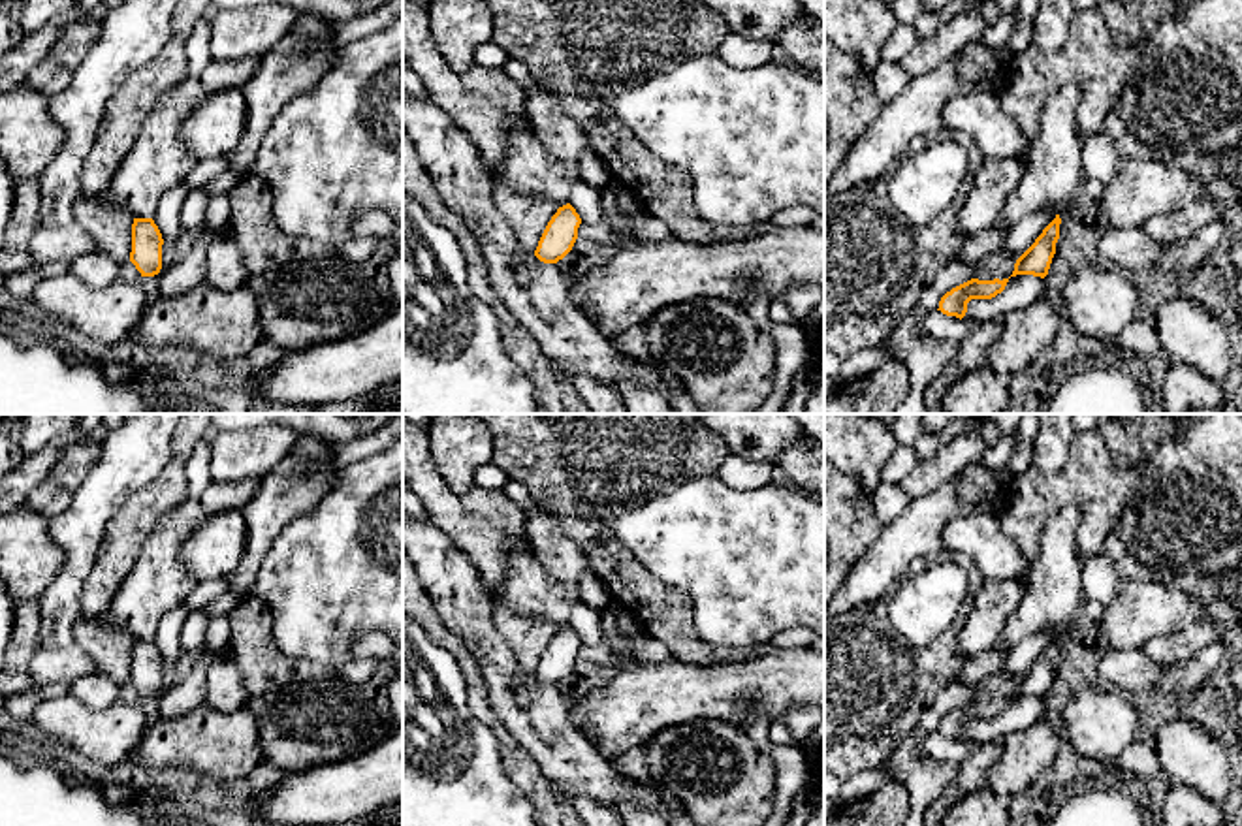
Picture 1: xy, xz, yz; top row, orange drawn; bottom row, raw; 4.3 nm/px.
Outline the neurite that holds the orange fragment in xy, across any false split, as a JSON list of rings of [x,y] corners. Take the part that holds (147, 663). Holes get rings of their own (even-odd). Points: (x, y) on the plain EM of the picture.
[[[134,640],[130,683],[141,698],[154,698],[162,691],[162,655],[152,640]]]

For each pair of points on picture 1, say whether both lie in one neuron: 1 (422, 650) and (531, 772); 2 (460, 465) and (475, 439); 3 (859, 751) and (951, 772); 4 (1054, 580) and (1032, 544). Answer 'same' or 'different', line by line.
1: different
2: same
3: different
4: different

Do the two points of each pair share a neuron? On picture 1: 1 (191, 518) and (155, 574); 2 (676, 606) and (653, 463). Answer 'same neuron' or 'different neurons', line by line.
1: same neuron
2: same neuron

